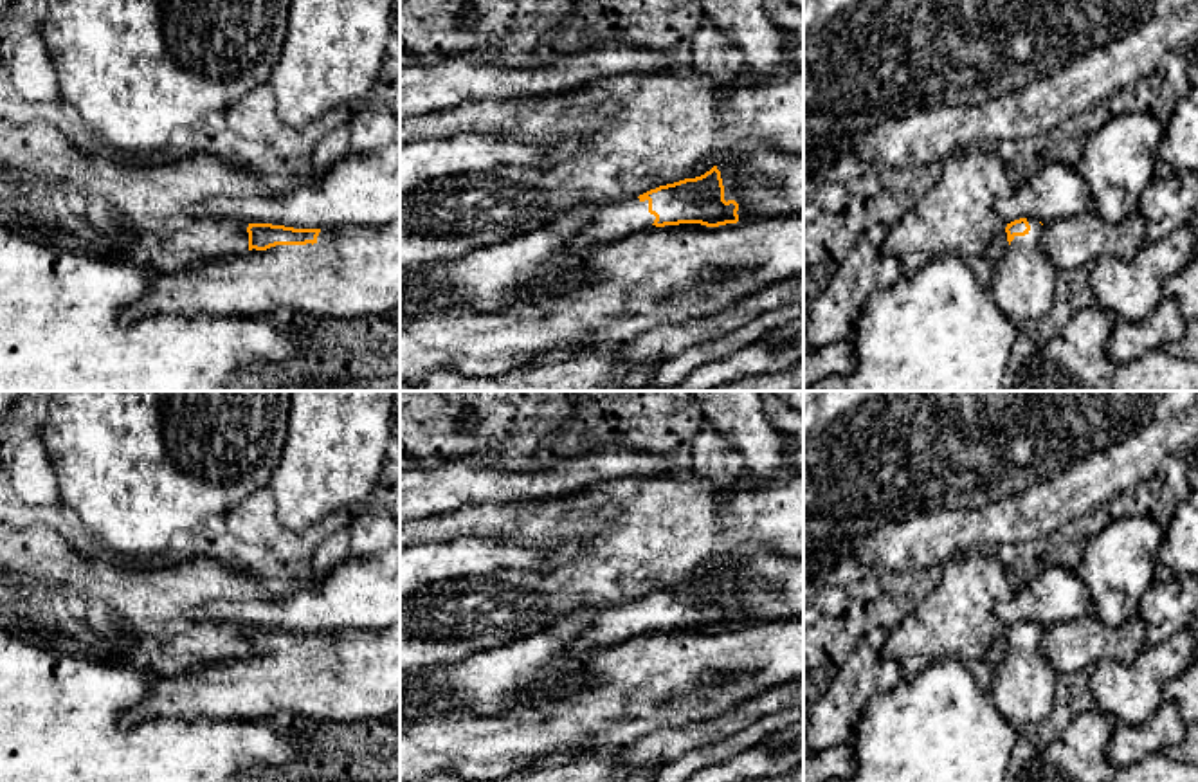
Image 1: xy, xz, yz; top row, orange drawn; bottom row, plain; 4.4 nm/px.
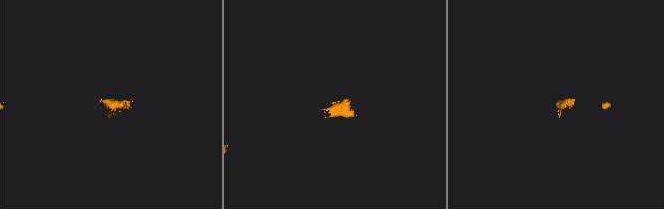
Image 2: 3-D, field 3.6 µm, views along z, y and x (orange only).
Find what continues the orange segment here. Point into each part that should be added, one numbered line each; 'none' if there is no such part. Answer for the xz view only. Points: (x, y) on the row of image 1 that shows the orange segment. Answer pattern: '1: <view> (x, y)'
1: xz (768, 182)

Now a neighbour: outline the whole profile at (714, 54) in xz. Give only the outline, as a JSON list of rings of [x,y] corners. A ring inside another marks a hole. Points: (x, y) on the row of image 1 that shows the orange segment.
[[[704,20],[694,34],[692,61],[697,74],[712,77],[717,85],[728,85],[744,70],[744,59],[728,36]]]

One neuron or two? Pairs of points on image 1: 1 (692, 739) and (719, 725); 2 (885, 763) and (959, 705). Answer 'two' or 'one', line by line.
1: one
2: one

